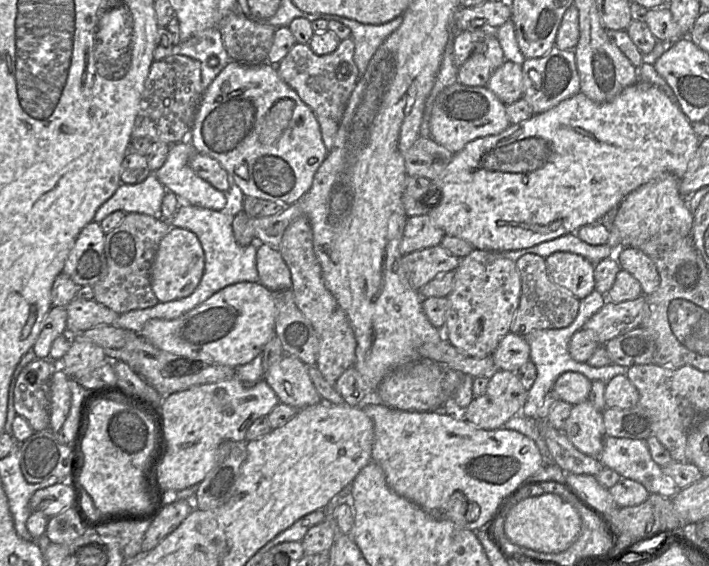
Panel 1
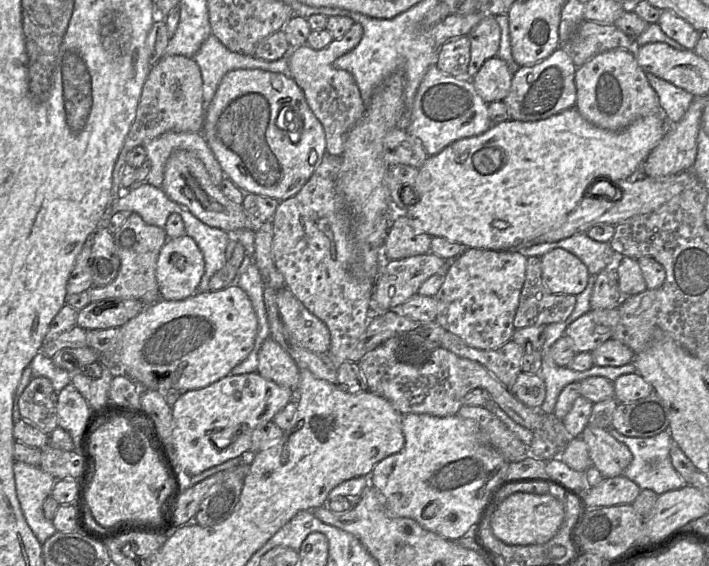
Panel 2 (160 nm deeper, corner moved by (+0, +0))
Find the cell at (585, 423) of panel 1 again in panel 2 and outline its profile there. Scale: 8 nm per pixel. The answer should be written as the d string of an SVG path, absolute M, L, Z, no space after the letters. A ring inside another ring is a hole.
M586 426L581 436L587 444L592 465L605 478L623 475L632 461L629 448L611 436L607 429Z

